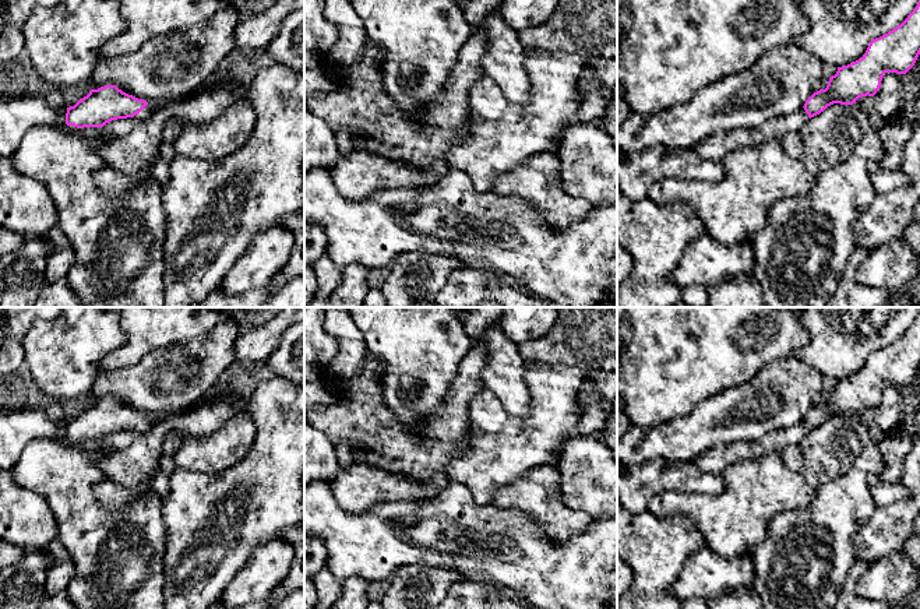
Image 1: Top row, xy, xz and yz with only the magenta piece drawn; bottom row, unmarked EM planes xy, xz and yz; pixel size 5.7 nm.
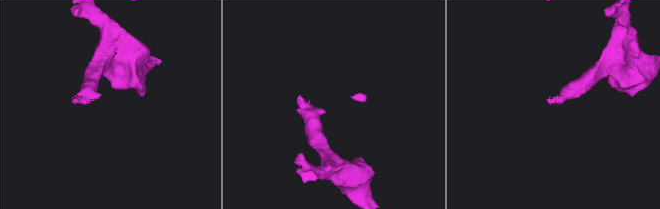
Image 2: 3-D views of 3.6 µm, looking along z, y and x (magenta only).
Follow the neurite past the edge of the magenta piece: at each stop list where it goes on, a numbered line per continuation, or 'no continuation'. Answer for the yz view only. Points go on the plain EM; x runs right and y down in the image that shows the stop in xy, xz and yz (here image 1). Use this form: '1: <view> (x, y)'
1: yz (716, 460)

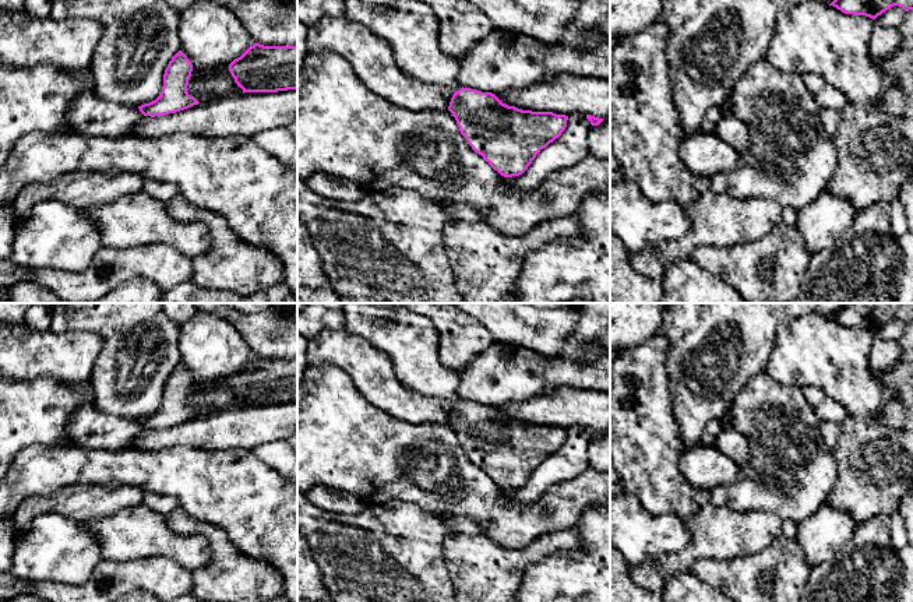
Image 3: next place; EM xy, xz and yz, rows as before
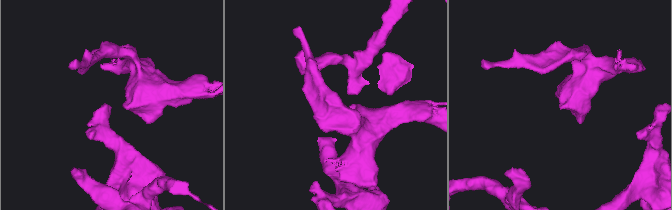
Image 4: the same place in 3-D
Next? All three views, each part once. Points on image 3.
no continuation

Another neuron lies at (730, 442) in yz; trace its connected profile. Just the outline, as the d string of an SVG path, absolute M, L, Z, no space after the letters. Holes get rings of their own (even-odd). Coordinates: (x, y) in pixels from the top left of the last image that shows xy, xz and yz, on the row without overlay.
M732 425L722 430L715 441L715 447L733 460L740 469L750 464L752 447Z

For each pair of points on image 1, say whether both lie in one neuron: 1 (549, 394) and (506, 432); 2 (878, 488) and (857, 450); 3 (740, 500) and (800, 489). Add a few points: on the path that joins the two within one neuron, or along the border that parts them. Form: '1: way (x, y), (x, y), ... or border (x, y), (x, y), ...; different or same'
1: way (545, 407), (525, 426), (518, 428); same
2: border (877, 477), (871, 479); different
3: way (755, 492), (758, 489), (785, 489); same

